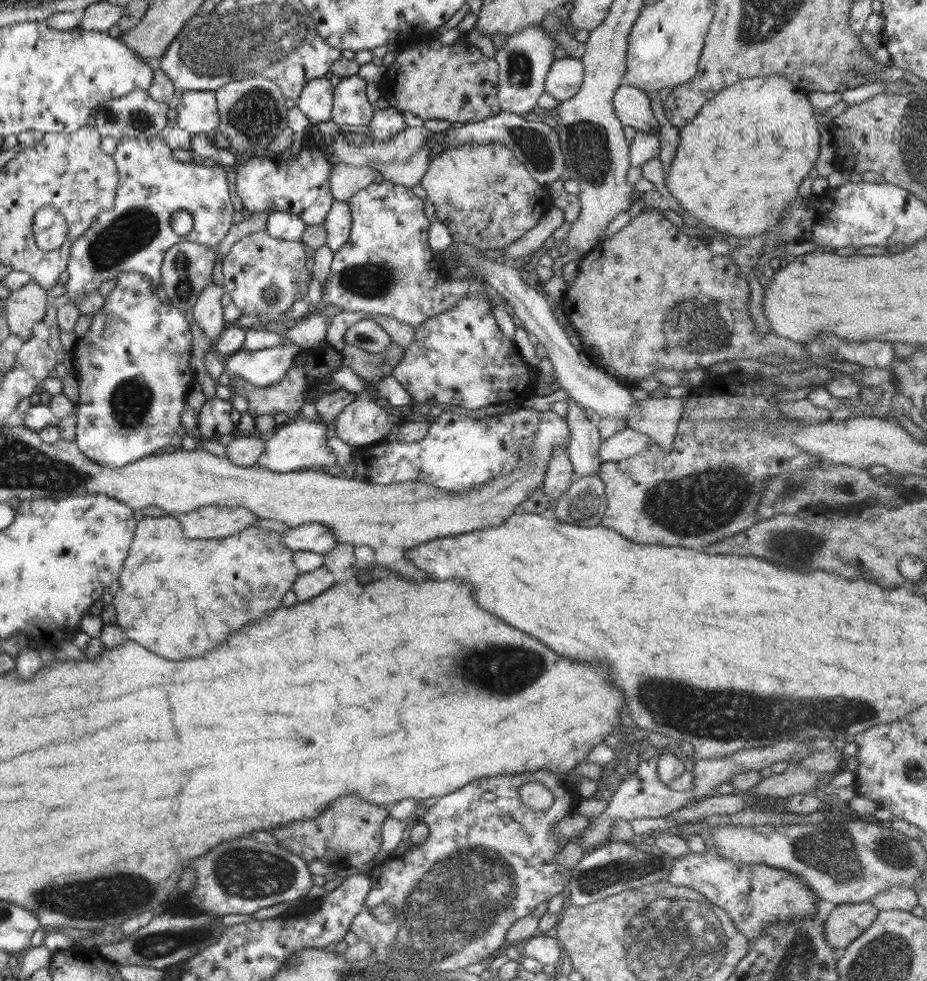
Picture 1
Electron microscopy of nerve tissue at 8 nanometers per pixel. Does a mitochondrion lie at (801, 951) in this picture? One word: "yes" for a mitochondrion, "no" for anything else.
yes

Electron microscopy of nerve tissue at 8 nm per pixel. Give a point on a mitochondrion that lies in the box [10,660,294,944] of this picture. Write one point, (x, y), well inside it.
(85, 901)

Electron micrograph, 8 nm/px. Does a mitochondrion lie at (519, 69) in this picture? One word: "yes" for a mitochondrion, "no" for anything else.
yes

